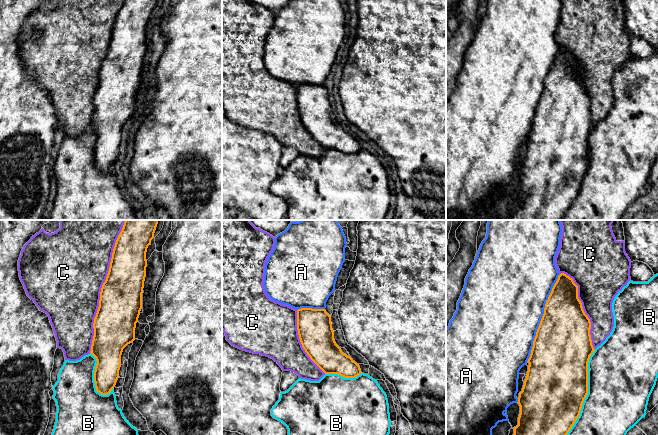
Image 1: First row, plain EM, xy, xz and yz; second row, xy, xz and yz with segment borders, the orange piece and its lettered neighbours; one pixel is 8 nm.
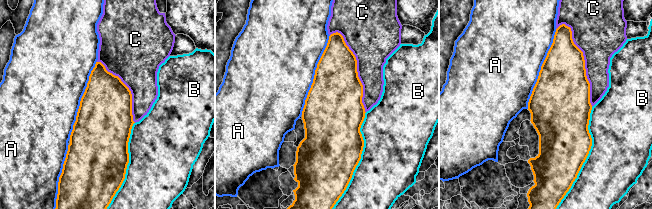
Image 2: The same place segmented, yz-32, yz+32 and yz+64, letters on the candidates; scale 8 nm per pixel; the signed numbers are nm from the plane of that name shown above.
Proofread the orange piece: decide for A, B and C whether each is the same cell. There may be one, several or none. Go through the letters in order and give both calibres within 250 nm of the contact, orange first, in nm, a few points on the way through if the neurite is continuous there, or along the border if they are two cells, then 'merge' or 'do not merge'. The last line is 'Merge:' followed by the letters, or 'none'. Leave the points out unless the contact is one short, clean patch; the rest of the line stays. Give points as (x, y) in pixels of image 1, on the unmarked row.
A: 440 nm thick on the orange side, 480 nm on the other; do not merge
B: 500 nm thick on the orange side, 480 nm on the other; do not merge
C: 340 nm thick on the orange side, 500 nm on the other; do not merge
Merge: none

